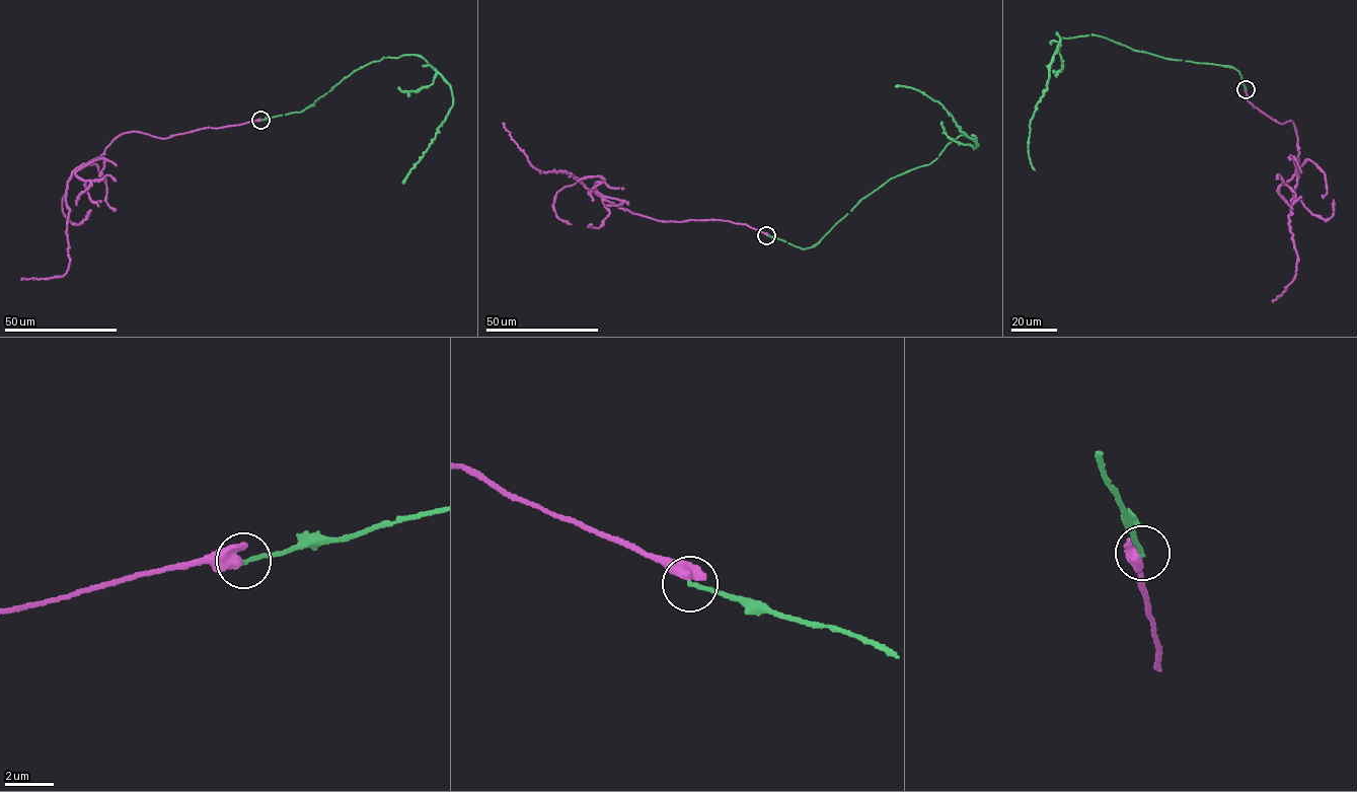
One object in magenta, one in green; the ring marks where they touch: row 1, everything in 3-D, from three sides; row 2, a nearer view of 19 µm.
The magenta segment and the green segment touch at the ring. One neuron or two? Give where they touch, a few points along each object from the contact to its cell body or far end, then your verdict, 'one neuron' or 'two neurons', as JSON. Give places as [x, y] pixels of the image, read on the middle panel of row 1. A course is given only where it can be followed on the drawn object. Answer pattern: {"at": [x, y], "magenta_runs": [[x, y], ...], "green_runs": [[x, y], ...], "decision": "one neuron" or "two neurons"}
{"at": [766, 235], "magenta_runs": [[766, 235], [728, 221], [656, 220], [620, 208], [571, 173], [542, 172], [532, 167], [503, 123]], "green_runs": [[766, 235], [815, 245], [861, 199], [930, 163], [961, 135], [977, 146], [943, 104], [896, 86]], "decision": "two neurons"}

